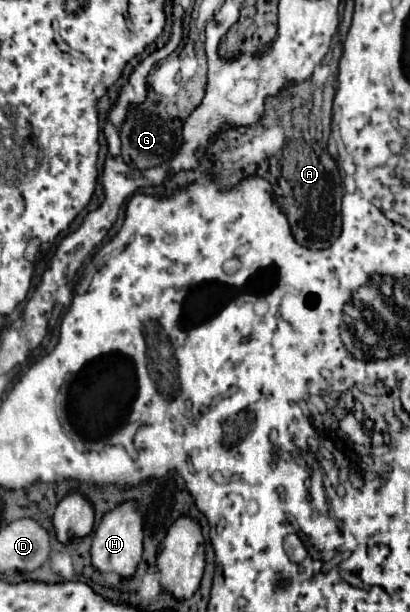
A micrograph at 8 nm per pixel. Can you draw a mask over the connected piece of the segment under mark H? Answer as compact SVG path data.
M124 503L112 511L108 511L98 525L90 549L92 567L100 573L116 573L118 577L134 577L136 567L142 559L142 517L136 503Z

